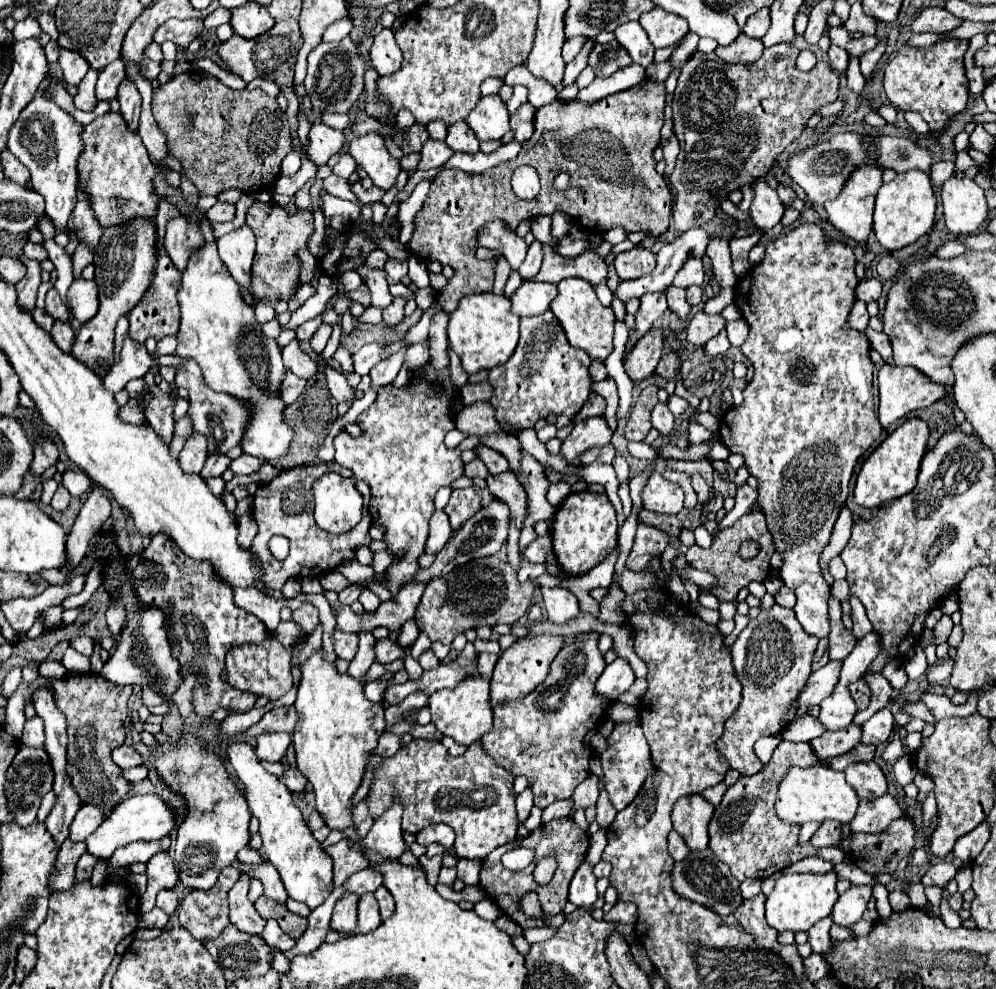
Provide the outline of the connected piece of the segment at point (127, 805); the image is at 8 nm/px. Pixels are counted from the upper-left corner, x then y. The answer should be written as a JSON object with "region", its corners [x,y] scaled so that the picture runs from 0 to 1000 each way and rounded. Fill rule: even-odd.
{"region":[[[147,803],[147,805],[131,805],[124,807],[110,825],[104,827],[104,831],[96,837],[94,843],[90,843],[90,847],[86,847],[86,861],[96,866],[96,868],[110,868],[114,863],[114,859],[137,851],[137,849],[161,849],[165,847],[175,835],[177,831],[183,827],[183,819],[179,821],[179,825],[169,817],[169,813],[165,813],[157,803]]]}

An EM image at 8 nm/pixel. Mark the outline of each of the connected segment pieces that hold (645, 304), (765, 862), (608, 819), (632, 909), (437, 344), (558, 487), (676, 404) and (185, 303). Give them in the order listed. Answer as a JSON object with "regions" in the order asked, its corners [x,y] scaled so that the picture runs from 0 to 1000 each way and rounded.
{"regions":[[[[667,295],[647,297],[643,301],[643,313],[639,315],[639,330],[637,330],[637,334],[633,334],[633,340],[631,340],[631,346],[629,346],[629,354],[627,354],[627,362],[637,352],[637,348],[655,332],[655,326],[661,324],[667,317],[669,311],[671,309],[669,309]]],[[[785,748],[773,770],[767,772],[767,777],[757,785],[743,785],[737,795],[733,795],[723,811],[723,815],[717,819],[717,825],[713,829],[711,845],[713,845],[713,859],[733,876],[735,886],[741,888],[741,892],[747,892],[749,888],[771,888],[777,882],[783,882],[791,878],[793,874],[819,863],[817,855],[813,851],[803,853],[801,843],[803,835],[795,835],[791,831],[785,831],[779,827],[777,821],[777,809],[779,799],[785,787],[791,783],[793,775],[813,777],[813,775],[829,775],[829,768],[821,766],[813,752],[797,752]]],[[[608,799],[602,801],[602,807],[600,807],[600,811],[598,811],[598,817],[600,817],[600,825],[598,825],[598,829],[600,829],[602,837],[608,839],[608,837],[616,831],[619,823],[619,819],[616,815],[612,815],[612,811],[610,811],[610,803],[608,803]]],[[[635,912],[616,914],[614,920],[610,924],[606,924],[606,930],[620,930],[620,932],[637,934],[639,932],[639,916],[635,916]]],[[[438,315],[432,328],[432,338],[430,338],[430,346],[432,346],[432,362],[434,368],[442,372],[450,370],[450,342],[448,342],[448,328],[450,328],[450,317],[448,315]]],[[[561,487],[551,492],[548,503],[556,513],[560,513],[573,497],[571,489]]],[[[679,398],[672,399],[671,413],[678,422],[686,419],[692,412],[691,406],[687,402],[681,402]]],[[[216,244],[193,255],[189,271],[183,275],[177,299],[181,307],[177,358],[195,362],[213,394],[237,400],[251,408],[255,423],[241,449],[247,459],[263,465],[277,465],[285,461],[291,445],[295,443],[295,435],[285,427],[285,408],[279,402],[285,382],[283,358],[275,344],[267,342],[263,334],[259,338],[261,348],[249,348],[253,342],[257,342],[255,334],[259,332],[259,326],[255,324],[255,309],[245,305],[240,288],[219,258]]]]}

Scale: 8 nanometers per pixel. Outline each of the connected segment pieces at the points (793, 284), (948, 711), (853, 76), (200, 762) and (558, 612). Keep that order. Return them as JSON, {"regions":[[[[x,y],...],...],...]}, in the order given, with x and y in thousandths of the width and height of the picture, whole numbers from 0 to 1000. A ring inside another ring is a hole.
{"regions":[[[[803,226],[801,231],[793,233],[791,237],[785,237],[781,243],[773,245],[769,249],[769,257],[765,261],[765,265],[757,267],[745,281],[741,281],[739,289],[737,289],[737,307],[741,309],[741,313],[745,315],[745,322],[749,324],[749,328],[753,330],[753,338],[749,342],[749,346],[743,350],[745,358],[755,366],[757,370],[757,382],[755,386],[747,392],[747,408],[745,411],[737,411],[729,417],[729,421],[723,427],[723,443],[725,447],[731,451],[733,457],[741,457],[747,461],[749,471],[753,481],[761,483],[761,510],[765,520],[769,522],[769,530],[771,536],[777,544],[777,554],[779,558],[785,562],[785,572],[783,572],[783,584],[785,588],[795,595],[799,599],[799,625],[805,631],[805,635],[819,643],[819,645],[827,645],[833,639],[833,629],[831,629],[831,603],[833,603],[833,595],[825,584],[823,572],[821,572],[821,564],[825,560],[825,556],[829,554],[837,528],[843,520],[843,516],[847,514],[849,502],[851,502],[851,487],[855,483],[857,471],[861,467],[861,463],[878,449],[878,445],[884,443],[886,439],[886,431],[882,427],[882,421],[878,417],[878,400],[876,400],[876,386],[873,382],[878,382],[878,368],[873,366],[873,346],[869,342],[867,336],[855,334],[849,326],[851,315],[859,303],[857,293],[861,289],[861,281],[857,277],[857,255],[851,247],[843,245],[843,243],[831,243],[827,233],[821,226]],[[817,451],[817,467],[795,467],[799,461],[803,461],[807,455]]],[[[928,700],[924,704],[924,708],[934,716],[934,720],[940,724],[940,728],[946,728],[946,726],[956,726],[956,724],[974,724],[974,722],[978,722],[982,702],[984,700],[972,702],[972,710],[968,714],[958,714],[954,706],[944,704],[944,702],[934,702],[934,700]]],[[[853,55],[853,63],[851,63],[849,73],[851,73],[851,75],[849,75],[851,89],[853,89],[853,91],[857,91],[859,95],[861,95],[861,93],[865,93],[865,89],[867,89],[869,81],[867,81],[867,77],[865,77],[865,73],[863,73],[863,61],[861,61],[859,57],[855,57],[855,55]]],[[[183,742],[177,748],[177,756],[155,768],[155,779],[173,801],[181,805],[195,805],[187,817],[183,833],[179,835],[175,872],[185,896],[209,900],[215,896],[221,880],[237,870],[239,859],[249,855],[249,833],[253,823],[247,807],[225,768],[209,758],[195,742]]],[[[544,595],[544,603],[550,627],[556,631],[566,631],[578,621],[582,621],[580,607],[570,595]]]]}

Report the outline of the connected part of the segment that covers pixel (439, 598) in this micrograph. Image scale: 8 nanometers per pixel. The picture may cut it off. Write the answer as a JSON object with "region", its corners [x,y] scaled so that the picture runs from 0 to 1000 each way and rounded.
{"region":[[[488,562],[460,572],[454,580],[446,584],[436,584],[420,611],[418,633],[434,649],[454,651],[456,643],[478,633],[498,633],[498,631],[516,631],[520,629],[534,611],[534,599],[540,590],[522,590],[518,576],[500,562]]]}

